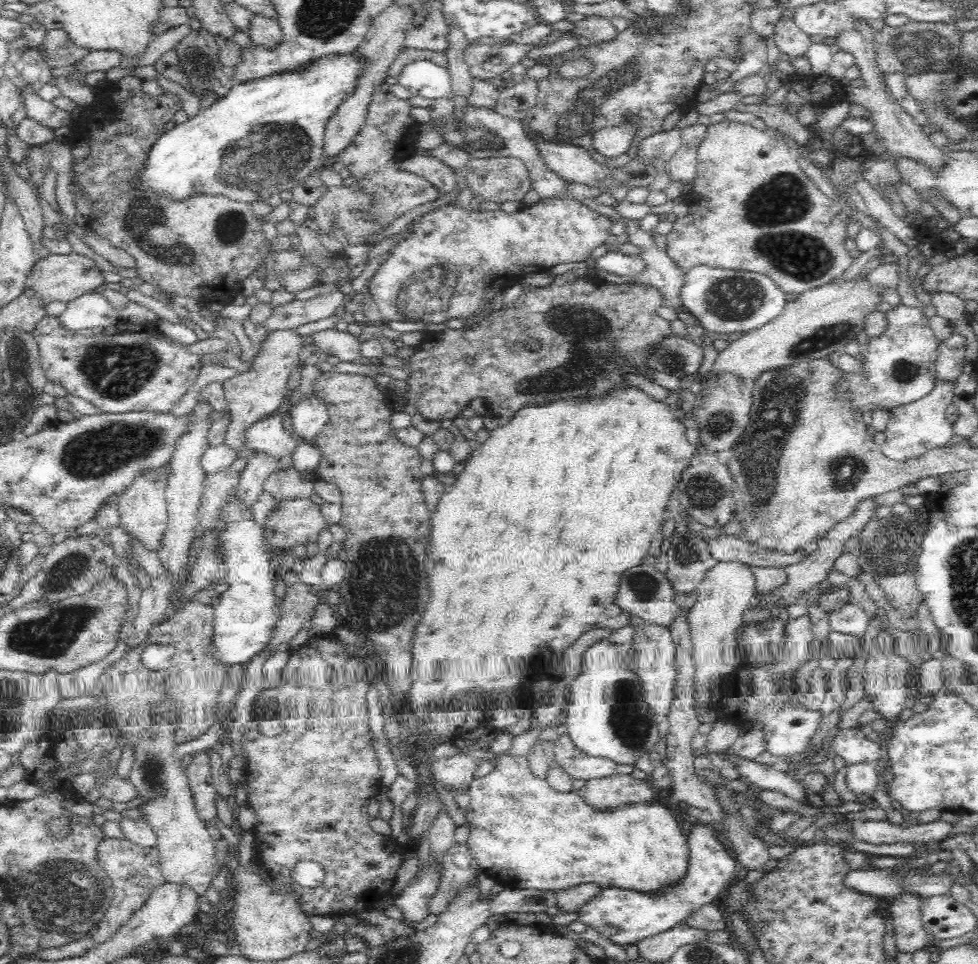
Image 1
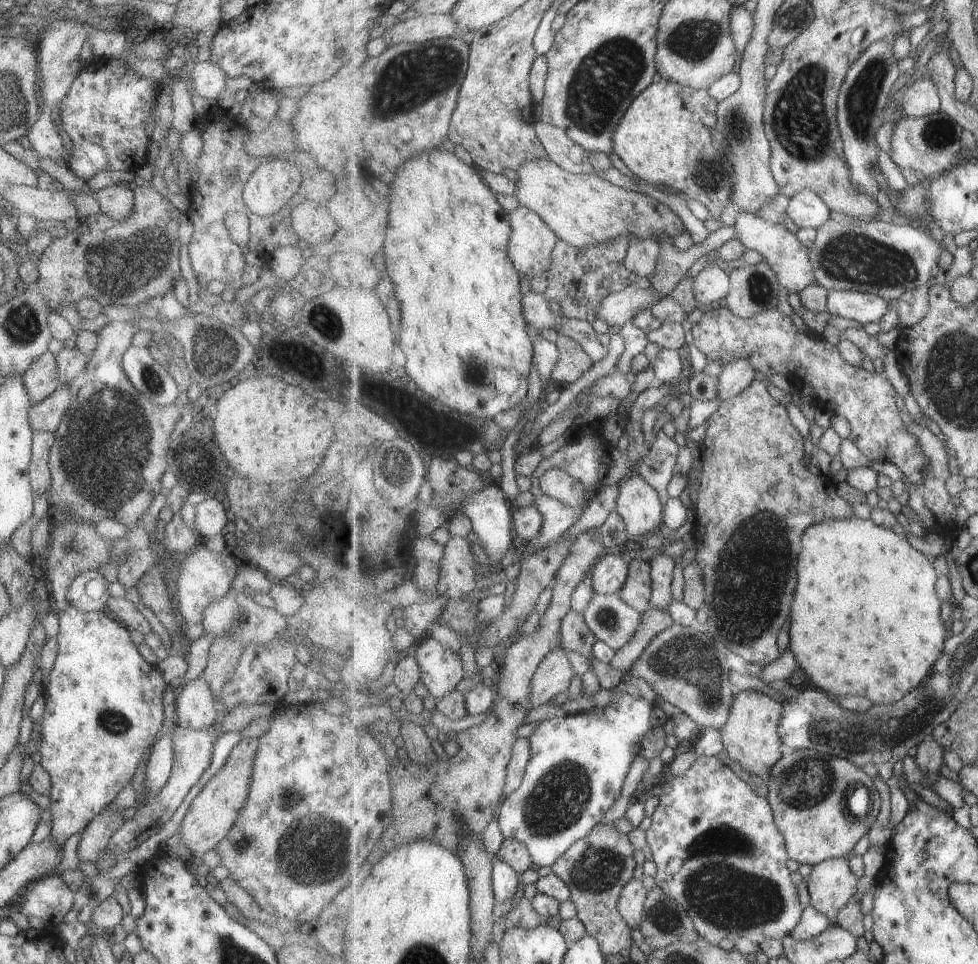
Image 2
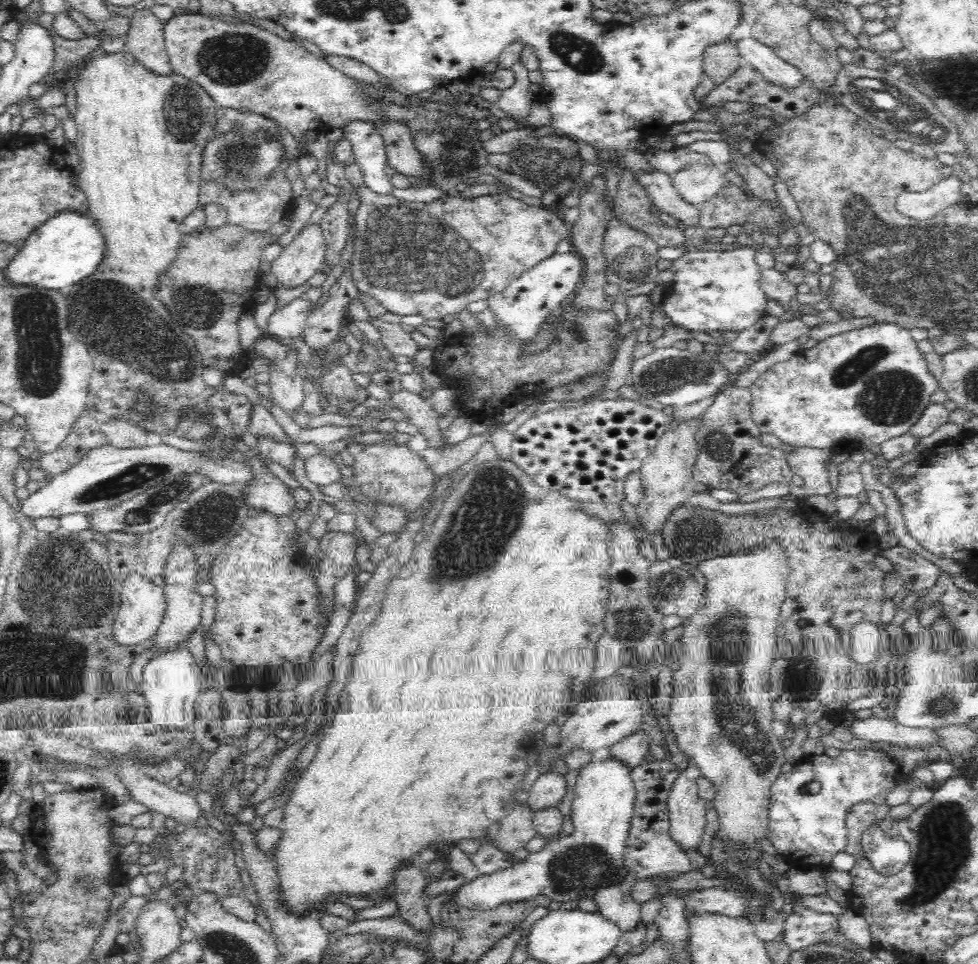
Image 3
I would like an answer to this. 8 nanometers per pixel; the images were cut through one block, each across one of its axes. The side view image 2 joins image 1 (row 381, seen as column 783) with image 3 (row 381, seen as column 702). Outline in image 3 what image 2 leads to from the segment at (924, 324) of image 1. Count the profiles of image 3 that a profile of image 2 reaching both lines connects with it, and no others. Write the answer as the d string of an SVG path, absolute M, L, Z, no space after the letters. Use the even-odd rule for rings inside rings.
M883 322L827 337L812 348L797 352L789 360L768 368L750 386L750 412L762 434L773 434L790 447L851 454L862 446L881 445L910 432L910 426L932 403L930 396L937 388L937 379L928 374L926 361L909 330Z

